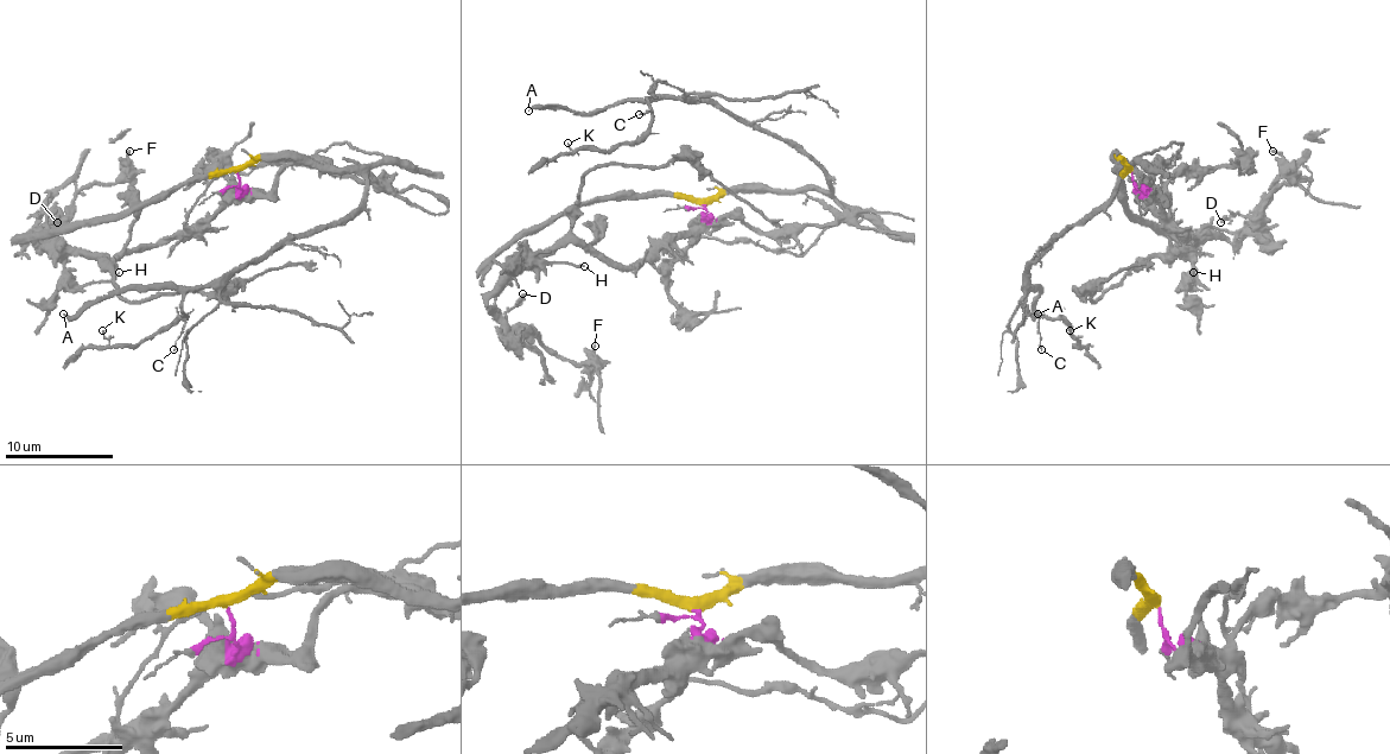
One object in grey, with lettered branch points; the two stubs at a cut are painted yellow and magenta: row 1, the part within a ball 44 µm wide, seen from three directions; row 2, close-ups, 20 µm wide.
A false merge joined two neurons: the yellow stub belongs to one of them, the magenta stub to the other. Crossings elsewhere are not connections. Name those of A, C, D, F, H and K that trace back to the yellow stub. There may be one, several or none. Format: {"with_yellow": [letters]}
{"with_yellow": ["A", "C", "K"]}

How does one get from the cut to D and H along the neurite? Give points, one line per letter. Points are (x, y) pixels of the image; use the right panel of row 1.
D: (1131, 175), (1140, 190), (1193, 241), (1169, 258), (1199, 234), (1239, 230), (1244, 220), (1229, 215), (1220, 222)
H: (1131, 175), (1140, 190), (1193, 241), (1169, 258), (1188, 258), (1191, 285), (1193, 271)

